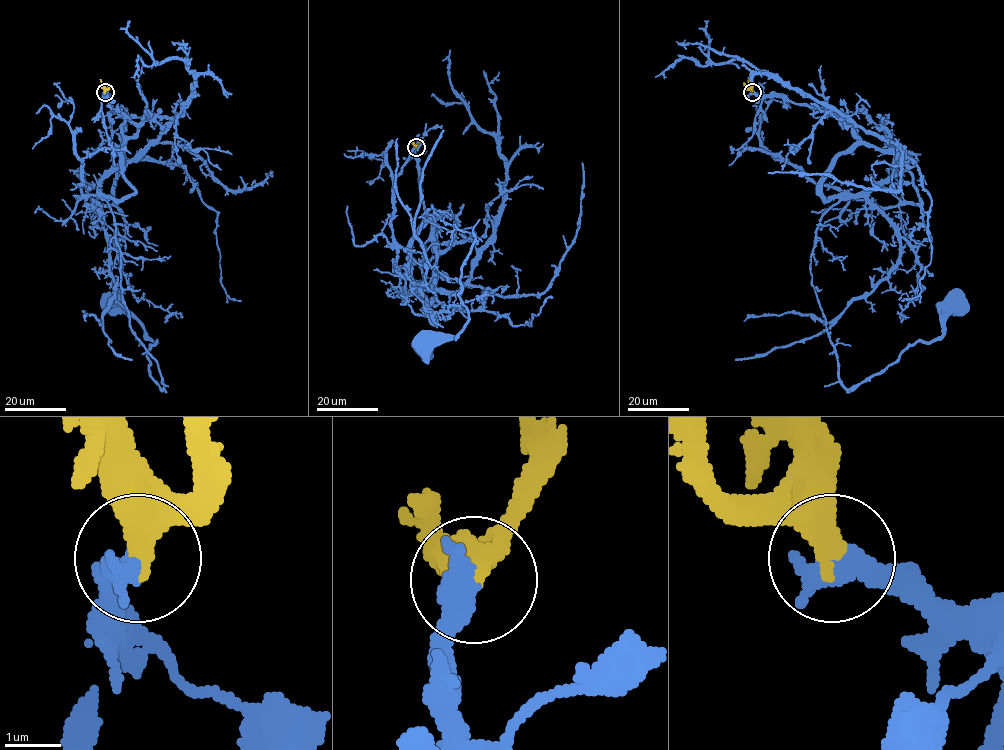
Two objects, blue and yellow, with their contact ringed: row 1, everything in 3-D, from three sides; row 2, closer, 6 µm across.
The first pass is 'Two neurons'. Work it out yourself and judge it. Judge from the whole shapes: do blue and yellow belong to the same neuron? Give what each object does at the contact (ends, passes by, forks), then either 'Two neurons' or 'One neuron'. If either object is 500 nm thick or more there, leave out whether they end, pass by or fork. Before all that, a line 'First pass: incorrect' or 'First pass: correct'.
First pass: incorrect
One neuron

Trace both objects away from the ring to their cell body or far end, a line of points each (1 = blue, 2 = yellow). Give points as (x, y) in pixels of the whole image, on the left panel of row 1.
1: (105, 92), (111, 147), (83, 159), (81, 191), (113, 215), (122, 299), (162, 389), (157, 342), (115, 303)
2: (105, 92), (100, 79)

